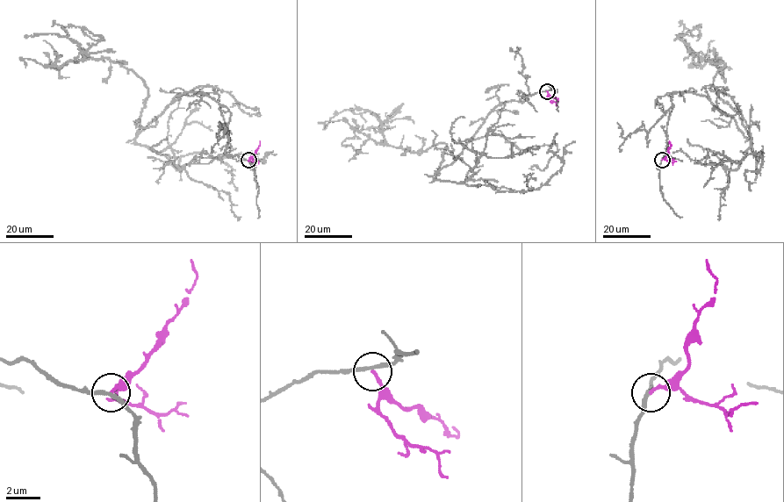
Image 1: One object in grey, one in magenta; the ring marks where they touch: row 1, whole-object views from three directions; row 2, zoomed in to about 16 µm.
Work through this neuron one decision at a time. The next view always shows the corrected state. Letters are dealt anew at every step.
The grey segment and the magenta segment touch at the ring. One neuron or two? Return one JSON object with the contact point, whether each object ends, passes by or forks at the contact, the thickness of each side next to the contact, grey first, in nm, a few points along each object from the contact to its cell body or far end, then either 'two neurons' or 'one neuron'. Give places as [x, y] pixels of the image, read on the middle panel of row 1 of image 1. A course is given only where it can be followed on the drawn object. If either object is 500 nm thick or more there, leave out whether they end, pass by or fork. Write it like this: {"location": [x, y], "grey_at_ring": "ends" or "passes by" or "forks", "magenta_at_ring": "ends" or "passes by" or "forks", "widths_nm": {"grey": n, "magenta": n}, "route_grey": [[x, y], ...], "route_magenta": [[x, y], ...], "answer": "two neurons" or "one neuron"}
{"location": [547, 91], "grey_at_ring": "passes by", "magenta_at_ring": "ends", "widths_nm": {"grey": 220, "magenta": 180}, "route_grey": [[547, 91], [496, 106], [435, 179], [443, 142], [418, 153], [390, 146], [377, 116], [360, 108], [323, 129]], "route_magenta": [[547, 91], [557, 98]], "answer": "two neurons"}

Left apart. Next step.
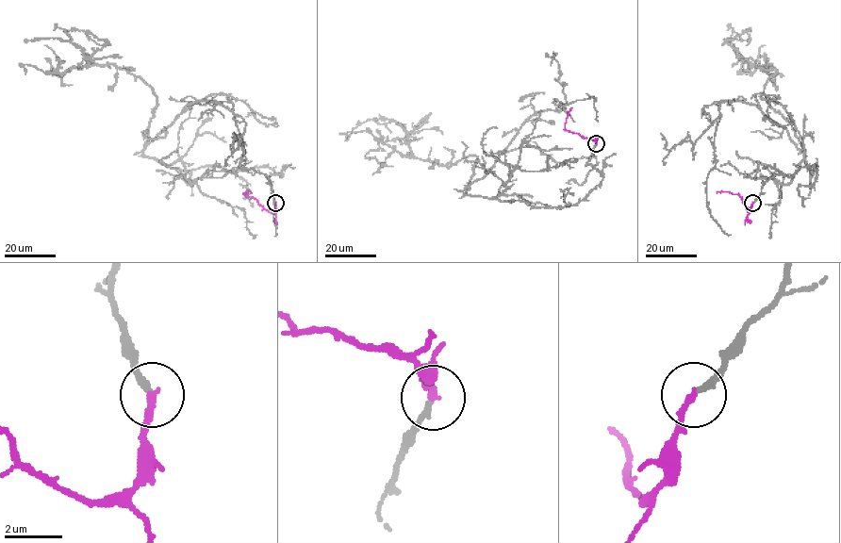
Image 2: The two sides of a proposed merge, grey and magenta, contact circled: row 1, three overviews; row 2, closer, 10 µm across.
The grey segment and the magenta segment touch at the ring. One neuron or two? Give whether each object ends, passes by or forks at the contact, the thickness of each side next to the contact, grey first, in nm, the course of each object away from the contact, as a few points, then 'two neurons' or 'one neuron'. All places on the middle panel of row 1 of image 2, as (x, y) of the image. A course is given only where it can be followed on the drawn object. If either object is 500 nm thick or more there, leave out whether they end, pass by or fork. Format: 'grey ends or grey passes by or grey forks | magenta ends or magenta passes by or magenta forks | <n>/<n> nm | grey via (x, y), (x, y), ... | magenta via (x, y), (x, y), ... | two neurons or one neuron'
grey ends | magenta ends | 240/240 nm | grey via (596, 144), (587, 163), (603, 178), (568, 206), (533, 207), (463, 190), (539, 111), (592, 97), (598, 122) | magenta via (596, 143), (565, 129), (571, 107) | one neuron

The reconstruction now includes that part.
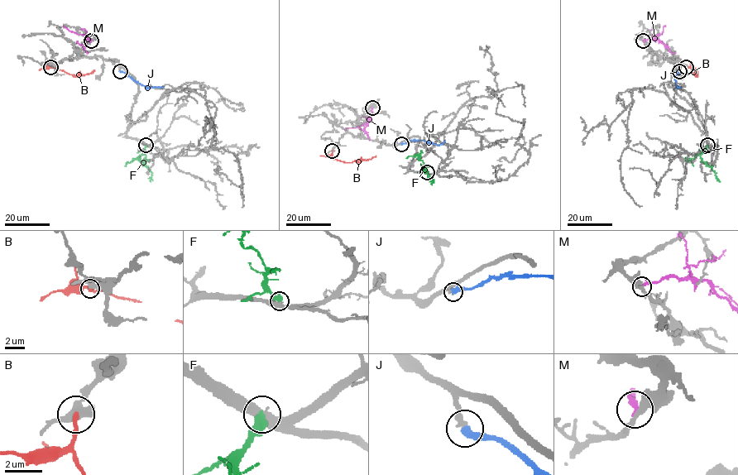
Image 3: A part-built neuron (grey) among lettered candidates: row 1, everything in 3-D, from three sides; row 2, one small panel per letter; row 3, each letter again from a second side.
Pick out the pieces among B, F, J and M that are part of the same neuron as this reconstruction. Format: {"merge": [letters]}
{"merge": []}

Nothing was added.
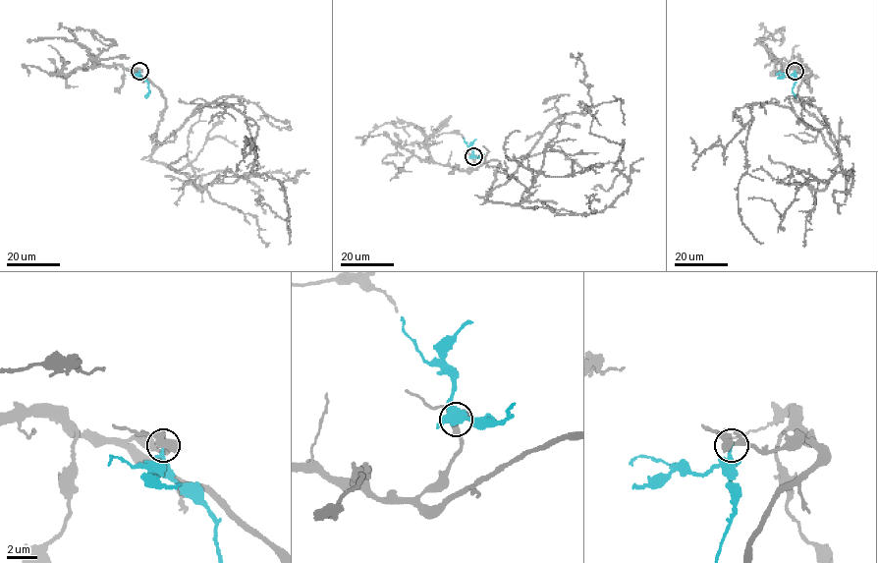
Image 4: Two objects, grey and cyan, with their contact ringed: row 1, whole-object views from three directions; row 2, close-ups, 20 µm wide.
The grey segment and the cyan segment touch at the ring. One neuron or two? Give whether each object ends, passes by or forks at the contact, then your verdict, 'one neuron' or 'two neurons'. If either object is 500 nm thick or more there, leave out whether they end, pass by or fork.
two neurons

